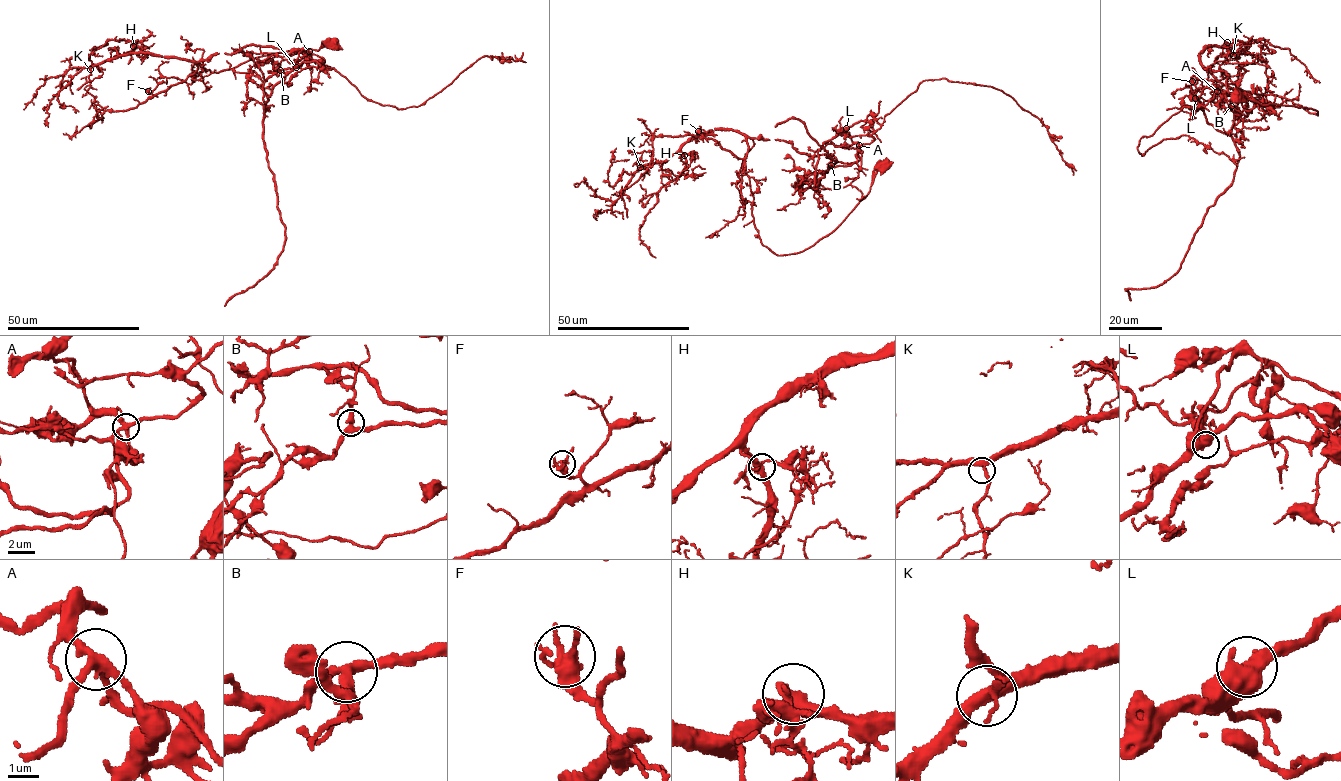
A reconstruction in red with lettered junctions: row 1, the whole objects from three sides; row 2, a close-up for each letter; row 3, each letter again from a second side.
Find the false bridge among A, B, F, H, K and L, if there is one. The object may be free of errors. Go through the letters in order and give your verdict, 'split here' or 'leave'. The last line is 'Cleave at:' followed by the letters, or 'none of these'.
A: split here
B: leave
F: leave
H: leave
K: leave
L: leave
Cleave at: A

